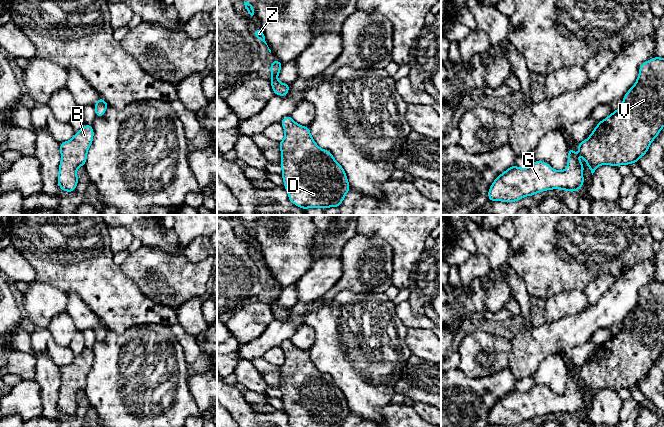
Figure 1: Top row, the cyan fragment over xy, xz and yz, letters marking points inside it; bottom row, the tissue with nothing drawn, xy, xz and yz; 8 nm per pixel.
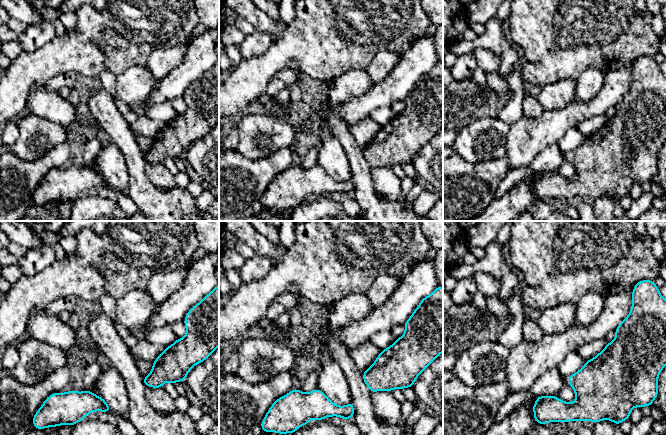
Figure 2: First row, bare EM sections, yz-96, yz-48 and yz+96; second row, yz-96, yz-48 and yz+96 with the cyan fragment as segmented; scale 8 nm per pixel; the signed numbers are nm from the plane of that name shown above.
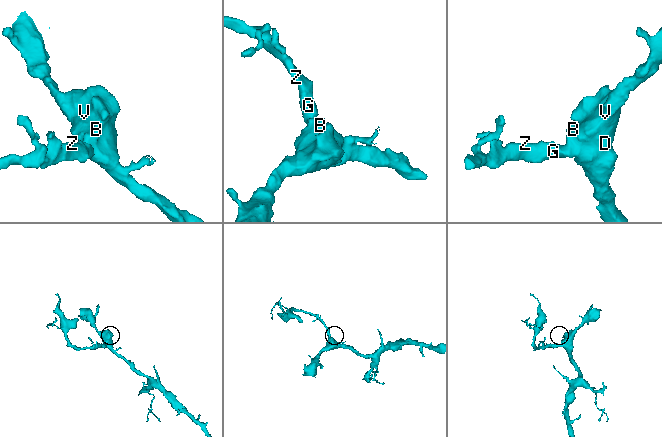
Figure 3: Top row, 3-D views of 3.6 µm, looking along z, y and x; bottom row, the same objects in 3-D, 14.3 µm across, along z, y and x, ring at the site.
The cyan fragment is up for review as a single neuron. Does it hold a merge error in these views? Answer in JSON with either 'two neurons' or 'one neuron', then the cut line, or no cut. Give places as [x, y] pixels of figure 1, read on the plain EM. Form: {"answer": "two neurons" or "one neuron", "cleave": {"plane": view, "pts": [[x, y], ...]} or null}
{"answer": "one neuron", "cleave": null}

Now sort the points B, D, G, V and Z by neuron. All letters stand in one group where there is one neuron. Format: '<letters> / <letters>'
B D G V Z

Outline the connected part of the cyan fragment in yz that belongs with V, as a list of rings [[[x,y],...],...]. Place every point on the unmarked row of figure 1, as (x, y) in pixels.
[[[653,281],[640,289],[636,307],[623,321],[622,329],[598,346],[590,360],[578,367],[580,379],[593,399],[599,389],[630,389],[638,387],[650,368],[664,351],[664,282]]]

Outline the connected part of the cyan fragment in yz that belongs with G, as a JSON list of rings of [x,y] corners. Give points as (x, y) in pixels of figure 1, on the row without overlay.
[[[569,371],[565,394],[557,395],[548,387],[536,384],[527,392],[513,389],[494,404],[488,415],[488,423],[516,426],[546,414],[576,416],[584,409],[583,393],[578,379]]]

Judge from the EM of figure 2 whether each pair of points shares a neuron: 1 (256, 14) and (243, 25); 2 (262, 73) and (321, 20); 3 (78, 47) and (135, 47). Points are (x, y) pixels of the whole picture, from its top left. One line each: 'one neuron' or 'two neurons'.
1: two neurons
2: one neuron
3: one neuron

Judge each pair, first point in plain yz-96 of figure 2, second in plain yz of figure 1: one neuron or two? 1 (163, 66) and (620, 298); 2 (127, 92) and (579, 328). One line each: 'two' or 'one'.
1: two
2: two

